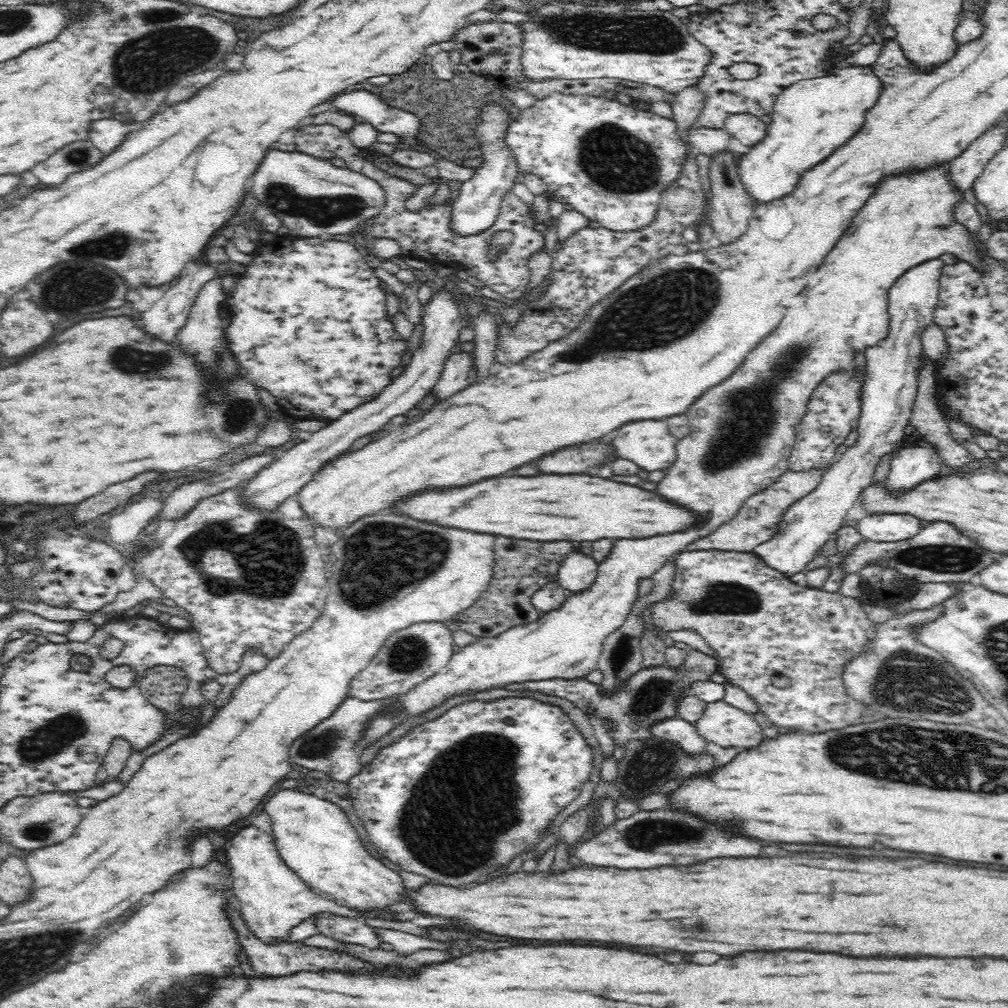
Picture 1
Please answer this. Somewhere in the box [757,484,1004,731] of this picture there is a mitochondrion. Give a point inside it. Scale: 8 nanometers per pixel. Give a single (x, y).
(906, 680)

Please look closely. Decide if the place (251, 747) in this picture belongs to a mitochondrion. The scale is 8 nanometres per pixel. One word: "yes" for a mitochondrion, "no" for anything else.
no

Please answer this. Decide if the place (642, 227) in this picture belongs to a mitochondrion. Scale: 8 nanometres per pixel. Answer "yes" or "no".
no

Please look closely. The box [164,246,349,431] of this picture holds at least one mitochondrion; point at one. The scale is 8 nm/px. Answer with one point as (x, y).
(217, 357)

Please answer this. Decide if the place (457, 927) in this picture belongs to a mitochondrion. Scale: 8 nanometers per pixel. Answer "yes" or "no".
no

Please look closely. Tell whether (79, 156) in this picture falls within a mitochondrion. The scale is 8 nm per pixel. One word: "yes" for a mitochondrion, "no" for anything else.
yes

